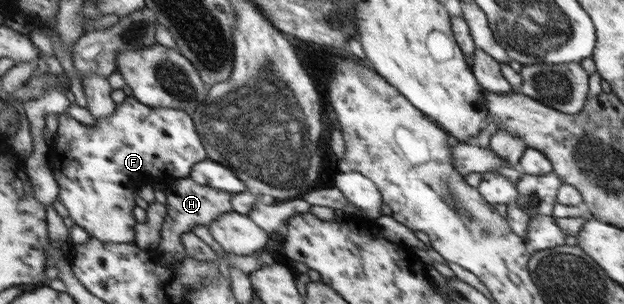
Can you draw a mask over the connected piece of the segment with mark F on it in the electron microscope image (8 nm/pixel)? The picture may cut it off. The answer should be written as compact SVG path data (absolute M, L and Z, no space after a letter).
M134 94L128 97L126 102L119 104L118 110L116 110L114 116L110 116L110 118L100 118L94 125L90 126L83 124L68 114L60 115L58 120L59 129L57 138L50 148L50 162L55 172L55 178L58 180L61 187L60 202L66 206L70 213L70 217L76 225L84 228L91 237L96 237L106 242L116 242L118 244L136 243L137 227L139 226L135 214L135 209L139 205L138 196L136 196L136 194L138 194L142 188L146 185L158 185L161 181L171 182L173 180L190 177L198 164L209 160L209 150L205 145L205 137L198 130L197 122L193 115L190 116L188 112L178 110L178 108L152 108L144 104L141 100L138 100Z

